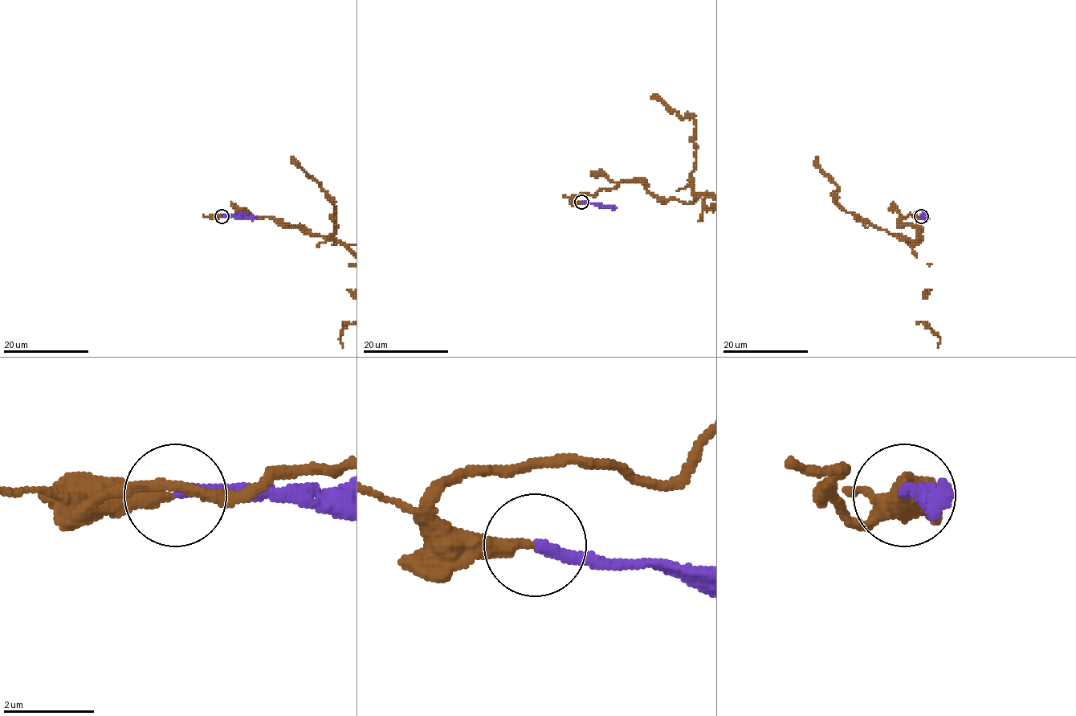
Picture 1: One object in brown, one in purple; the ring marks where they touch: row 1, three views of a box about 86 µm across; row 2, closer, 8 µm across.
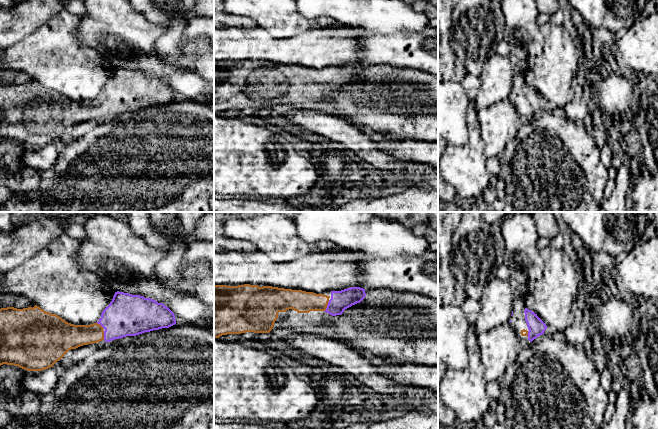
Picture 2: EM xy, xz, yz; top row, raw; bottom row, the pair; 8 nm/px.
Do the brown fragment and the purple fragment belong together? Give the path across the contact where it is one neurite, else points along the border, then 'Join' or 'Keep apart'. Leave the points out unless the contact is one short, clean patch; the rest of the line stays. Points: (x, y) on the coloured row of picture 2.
Path across: xz (301, 301), (327, 304), (336, 304), (340, 300). Join

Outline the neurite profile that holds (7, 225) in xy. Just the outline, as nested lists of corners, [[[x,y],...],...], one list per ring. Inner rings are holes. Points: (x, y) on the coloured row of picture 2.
[[[0,212],[0,233],[11,233],[16,229],[11,217],[17,212]]]

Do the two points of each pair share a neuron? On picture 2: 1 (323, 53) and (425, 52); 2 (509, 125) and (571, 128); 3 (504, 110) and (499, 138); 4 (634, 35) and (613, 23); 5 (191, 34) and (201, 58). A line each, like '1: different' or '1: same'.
1: different
2: different
3: same
4: different
5: different

